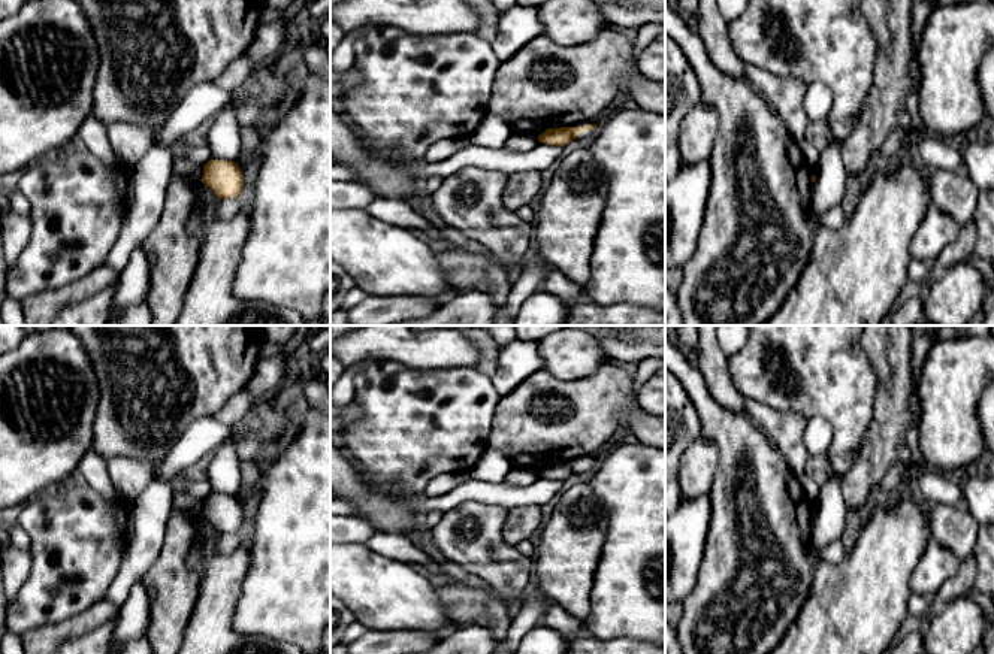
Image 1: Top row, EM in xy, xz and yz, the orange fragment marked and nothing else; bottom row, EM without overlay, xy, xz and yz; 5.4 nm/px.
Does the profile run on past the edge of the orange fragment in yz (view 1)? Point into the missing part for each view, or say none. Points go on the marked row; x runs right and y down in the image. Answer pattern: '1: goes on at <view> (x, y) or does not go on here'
1: does not go on here

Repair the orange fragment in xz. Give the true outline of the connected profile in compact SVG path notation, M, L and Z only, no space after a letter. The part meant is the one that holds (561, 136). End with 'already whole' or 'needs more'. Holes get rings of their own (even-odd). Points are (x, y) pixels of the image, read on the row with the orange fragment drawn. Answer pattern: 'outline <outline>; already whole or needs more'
outline M586 124L583 127L561 127L547 128L538 136L538 142L556 146L565 146L575 137L578 137L584 130L596 128L598 124Z; already whole

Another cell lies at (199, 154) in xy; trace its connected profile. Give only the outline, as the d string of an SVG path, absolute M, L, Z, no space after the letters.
M184 143L176 151L179 151L184 157L187 157L188 160L191 160L200 166L205 166L211 160L209 148L206 143L205 145Z

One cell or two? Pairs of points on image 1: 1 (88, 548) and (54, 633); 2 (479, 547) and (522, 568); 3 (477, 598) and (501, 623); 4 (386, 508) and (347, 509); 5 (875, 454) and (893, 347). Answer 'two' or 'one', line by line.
1: two
2: one
3: one
4: two
5: one

